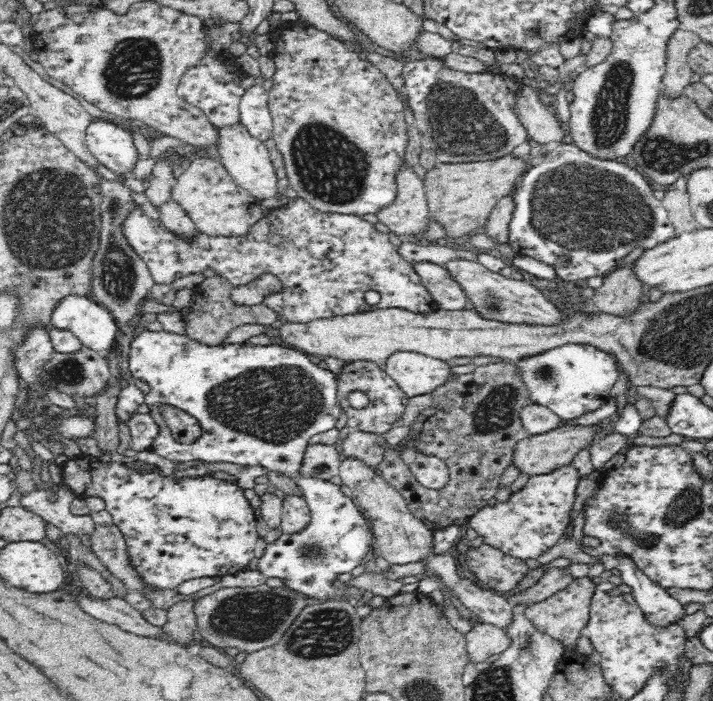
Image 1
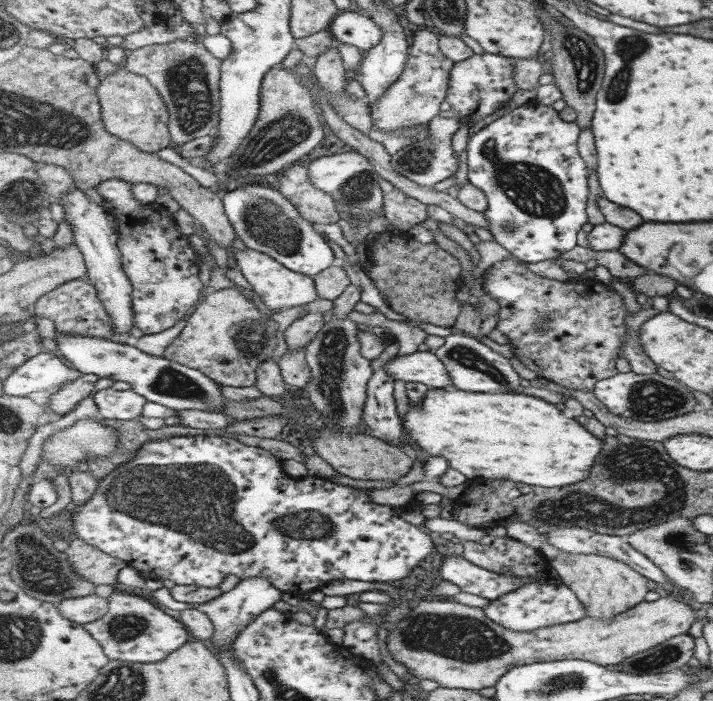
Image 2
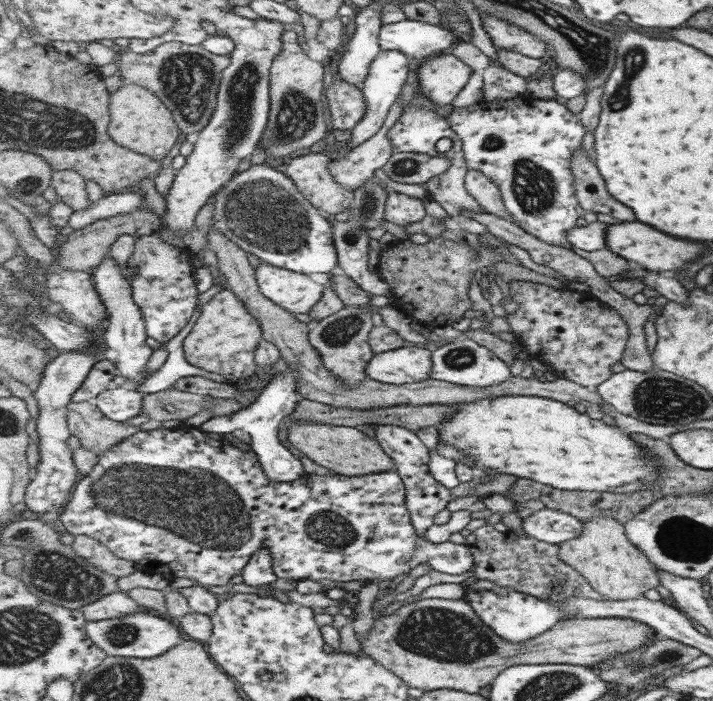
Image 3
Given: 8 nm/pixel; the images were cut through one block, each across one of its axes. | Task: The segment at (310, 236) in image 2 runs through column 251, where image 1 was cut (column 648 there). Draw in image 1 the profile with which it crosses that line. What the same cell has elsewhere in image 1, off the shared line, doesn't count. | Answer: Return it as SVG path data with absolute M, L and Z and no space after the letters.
M560 143L541 161L533 164L523 174L511 199L514 207L508 224L508 244L514 255L534 258L553 266L557 276L564 281L584 283L590 276L602 276L633 250L650 249L677 236L668 212L654 196L644 175L623 162L594 158L572 143Z

